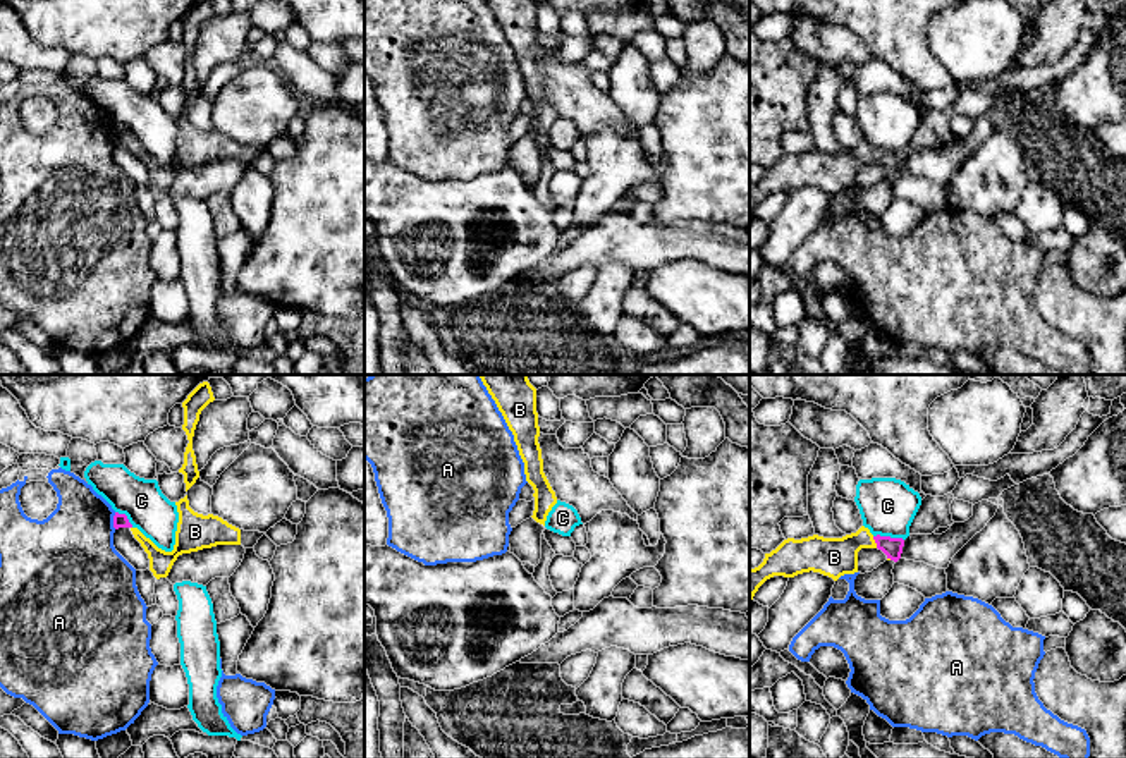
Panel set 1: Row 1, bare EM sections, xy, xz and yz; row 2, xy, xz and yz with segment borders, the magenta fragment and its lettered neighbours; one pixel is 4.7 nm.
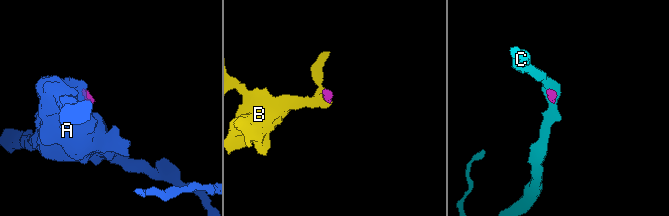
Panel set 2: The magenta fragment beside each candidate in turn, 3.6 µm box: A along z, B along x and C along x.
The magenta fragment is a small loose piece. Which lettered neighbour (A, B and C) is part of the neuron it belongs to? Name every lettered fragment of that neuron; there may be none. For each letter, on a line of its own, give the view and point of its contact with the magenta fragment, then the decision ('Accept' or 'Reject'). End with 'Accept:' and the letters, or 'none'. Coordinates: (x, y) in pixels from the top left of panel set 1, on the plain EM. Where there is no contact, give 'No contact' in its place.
A: Touches magenta at xy (114, 136). Reject
B: Touches magenta at yz (875, 157). Accept
C: Touches magenta at yz (889, 152). Reject
Accept: B

